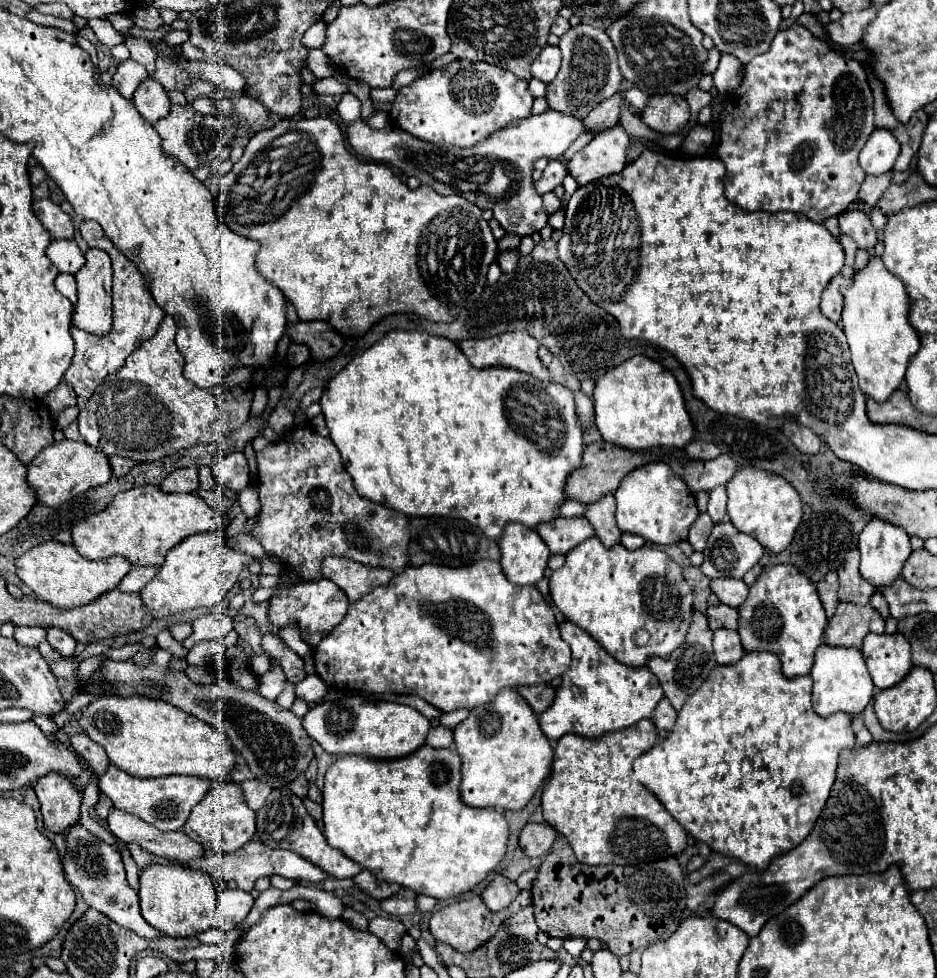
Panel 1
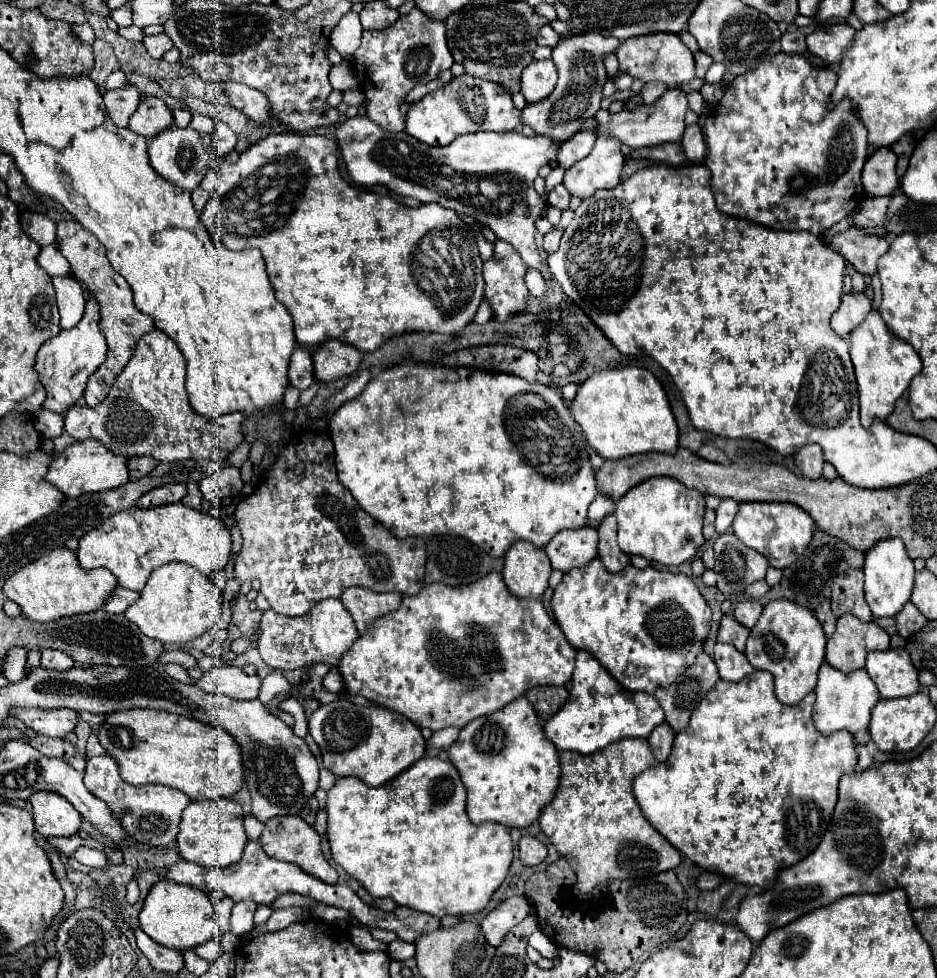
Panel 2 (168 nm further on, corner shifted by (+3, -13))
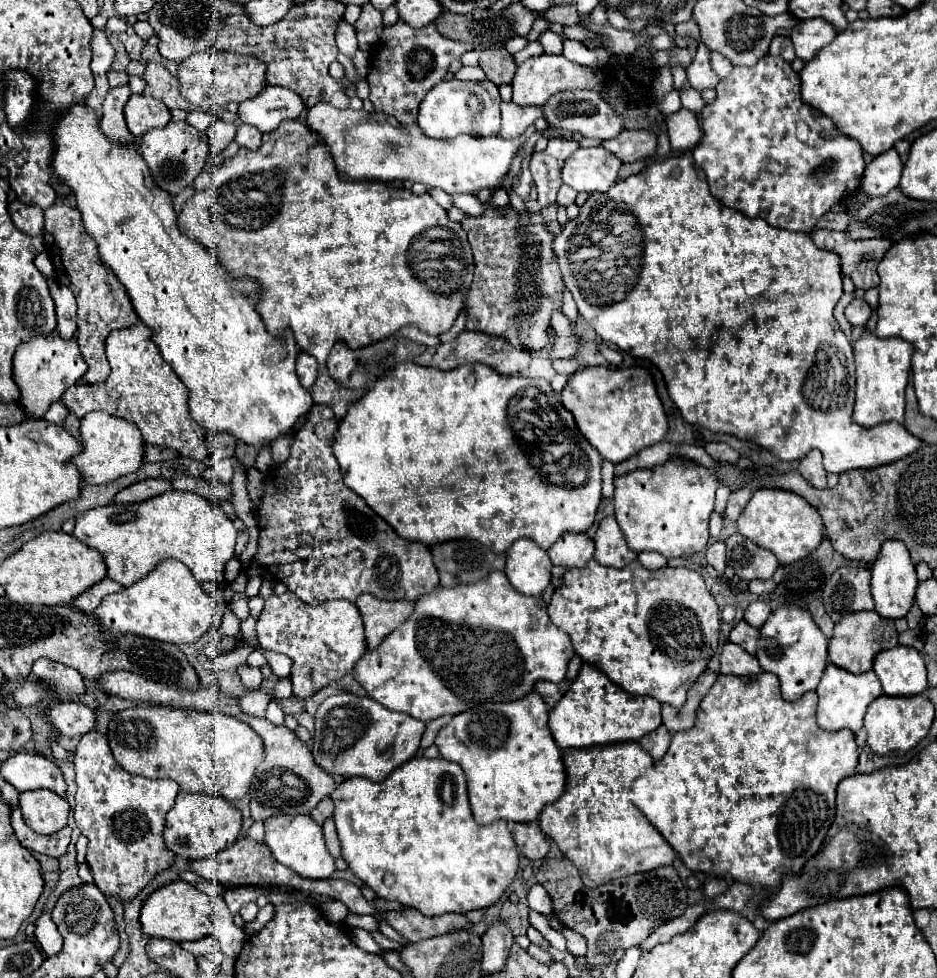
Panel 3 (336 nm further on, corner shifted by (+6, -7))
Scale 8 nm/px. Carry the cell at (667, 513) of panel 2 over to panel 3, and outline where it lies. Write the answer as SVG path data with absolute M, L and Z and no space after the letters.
M668 461L664 465L656 465L650 469L634 469L626 475L620 475L614 479L614 487L616 519L632 551L658 551L664 557L682 557L702 551L708 545L708 519L714 511L714 495L718 489L718 481L708 467L692 461Z

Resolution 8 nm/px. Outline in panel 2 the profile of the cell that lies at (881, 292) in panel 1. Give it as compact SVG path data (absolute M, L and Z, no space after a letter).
M871 309L865 321L849 333L849 343L849 353L859 385L861 425L869 427L873 419L887 419L887 415L895 407L895 401L909 387L911 379L921 371L921 359L909 343L901 341L899 337L893 337L889 327L881 319L879 309Z

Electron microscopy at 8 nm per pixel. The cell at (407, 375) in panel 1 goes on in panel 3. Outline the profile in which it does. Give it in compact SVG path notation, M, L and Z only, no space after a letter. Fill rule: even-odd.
M400 363L384 379L380 379L360 401L352 403L348 407L346 417L338 425L338 435L334 441L334 455L340 463L340 471L342 471L346 485L350 489L354 489L354 493L358 493L386 523L390 523L392 529L400 537L404 537L408 541L422 541L424 545L434 545L434 543L452 541L452 539L472 539L472 541L486 545L494 553L504 553L516 539L530 537L544 551L548 551L554 545L554 541L558 541L558 537L562 533L586 533L594 523L594 517L596 517L596 511L598 511L598 505L602 499L600 465L604 459L600 457L600 453L594 447L590 447L590 443L584 439L584 435L578 431L578 427L568 417L568 437L564 437L562 443L556 443L556 441L550 443L552 463L550 465L542 463L542 467L534 469L534 461L544 461L542 459L542 455L544 455L542 453L542 439L540 441L522 441L518 435L514 437L514 431L510 429L510 421L506 421L506 405L508 405L510 397L514 397L514 393L518 393L526 387L530 387L530 379L526 379L526 377L500 377L498 373L494 373L494 369L488 369L486 365L478 365L478 363L462 365L454 371L438 371L438 369L430 369L430 367L422 367L422 365L414 365L414 363ZM518 441L522 445L520 449L518 448ZM564 457L568 457L570 461L562 465ZM556 463L560 463L560 467L556 467ZM542 477L574 477L574 483L578 483L578 485L574 485L574 483L554 485L550 481L542 481Z

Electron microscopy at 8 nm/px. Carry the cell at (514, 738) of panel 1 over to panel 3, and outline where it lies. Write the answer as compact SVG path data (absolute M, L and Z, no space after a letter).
M536 691L518 701L488 703L454 715L452 721L438 731L436 745L446 761L454 761L464 769L472 813L480 825L488 825L496 819L514 823L536 821L540 811L564 793L566 769L562 763L562 751L548 729L548 707Z

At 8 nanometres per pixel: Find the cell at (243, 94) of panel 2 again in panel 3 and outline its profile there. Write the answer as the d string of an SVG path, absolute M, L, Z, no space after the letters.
M266 87L254 99L240 103L238 117L262 133L272 133L286 119L298 119L304 111L304 99L286 87Z

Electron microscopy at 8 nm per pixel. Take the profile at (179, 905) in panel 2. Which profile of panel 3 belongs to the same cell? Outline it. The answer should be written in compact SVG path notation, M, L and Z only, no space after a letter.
M174 881L170 885L164 885L162 889L154 891L140 913L142 931L150 937L158 939L170 939L170 941L196 941L212 933L212 907L206 897L206 893L198 891L186 881Z

